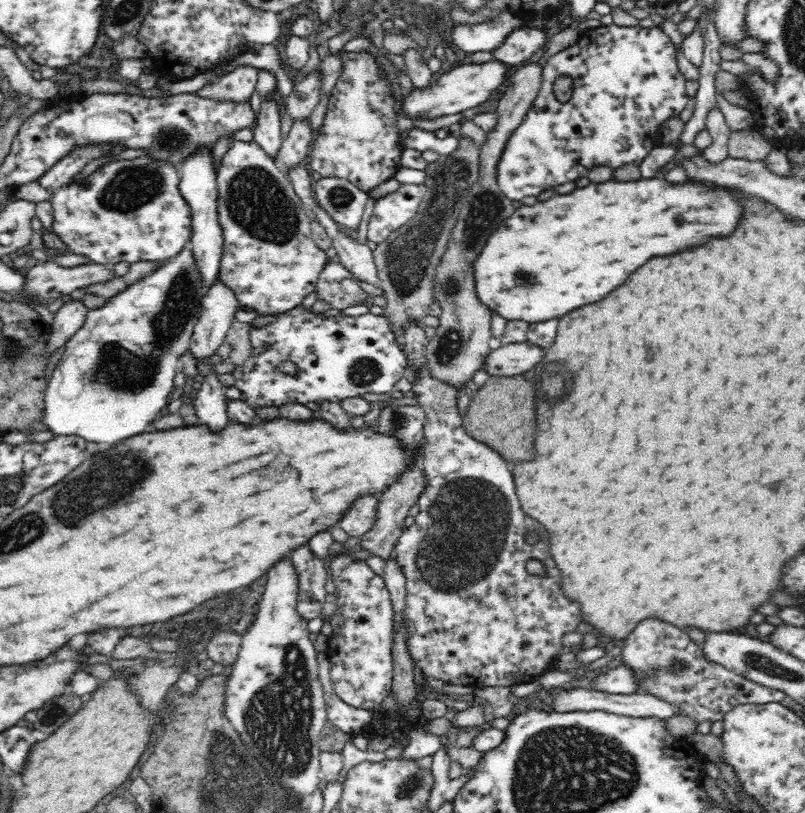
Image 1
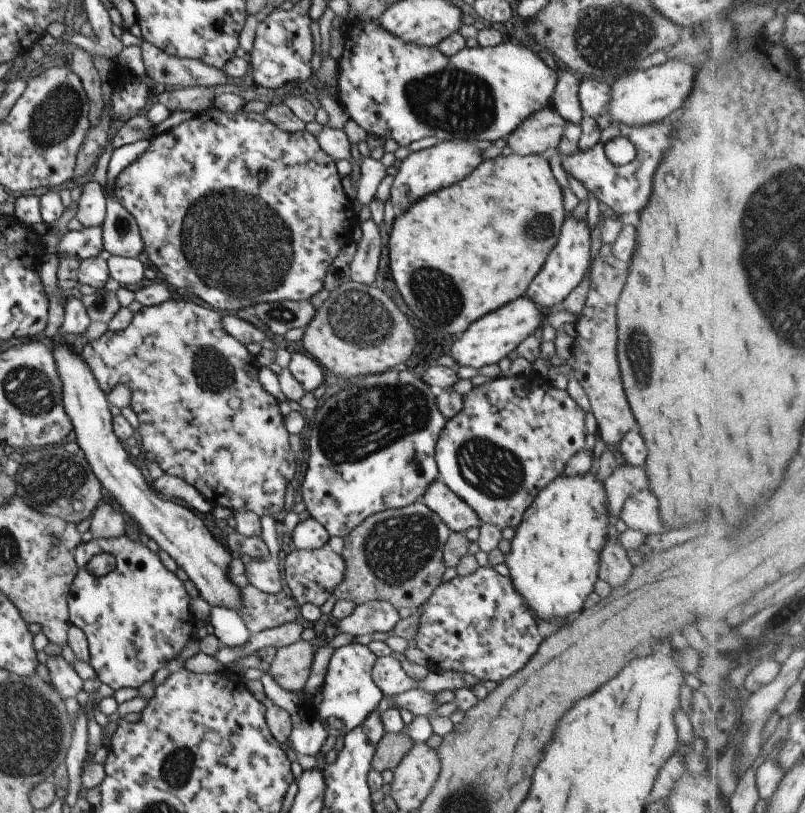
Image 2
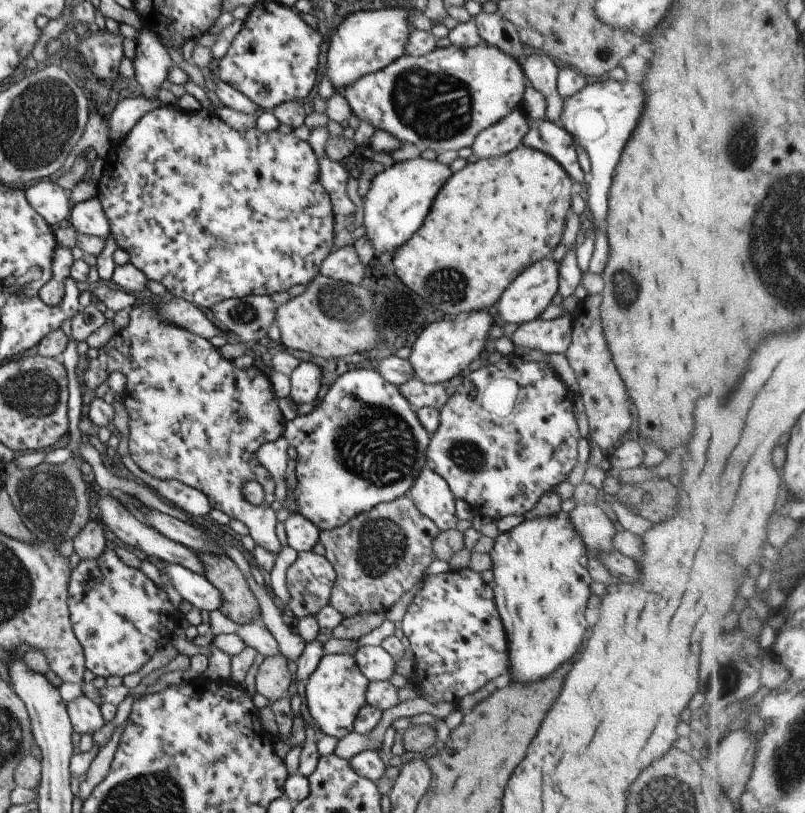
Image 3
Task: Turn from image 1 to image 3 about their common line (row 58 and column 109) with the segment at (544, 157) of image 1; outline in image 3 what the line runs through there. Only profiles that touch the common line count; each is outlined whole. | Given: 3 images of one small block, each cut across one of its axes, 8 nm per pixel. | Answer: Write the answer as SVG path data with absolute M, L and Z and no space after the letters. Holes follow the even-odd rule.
M109 548L104 549L99 558L80 560L79 564L70 570L67 609L71 631L81 646L85 669L95 677L106 679L109 676L119 676L125 680L128 676L142 671L145 662L151 659L159 647L170 643L173 630L178 628L178 621L182 615L156 583L149 580L141 570L125 566Z

